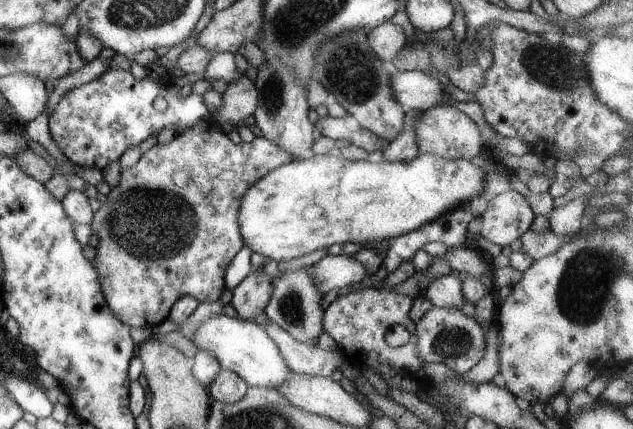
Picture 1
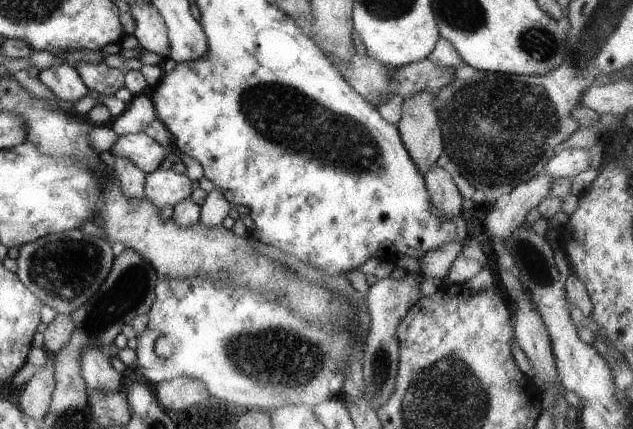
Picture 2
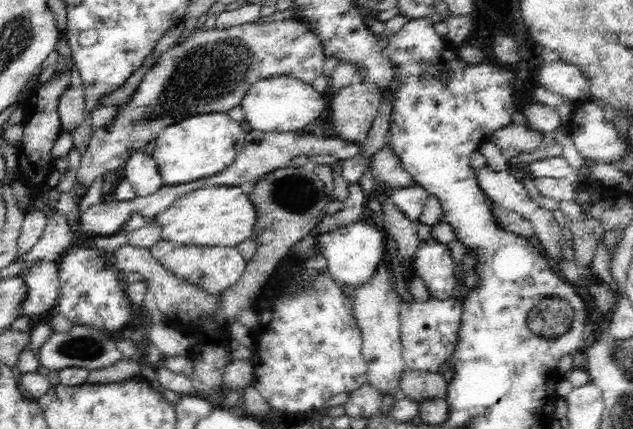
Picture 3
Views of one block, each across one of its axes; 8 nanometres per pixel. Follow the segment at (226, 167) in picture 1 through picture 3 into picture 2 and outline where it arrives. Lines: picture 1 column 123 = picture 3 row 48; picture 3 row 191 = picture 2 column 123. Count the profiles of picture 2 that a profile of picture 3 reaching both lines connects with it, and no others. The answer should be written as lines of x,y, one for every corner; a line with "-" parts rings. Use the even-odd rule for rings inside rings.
104,61
97,64
78,62
74,68
92,92
115,95
117,90
125,87
122,70
108,67

